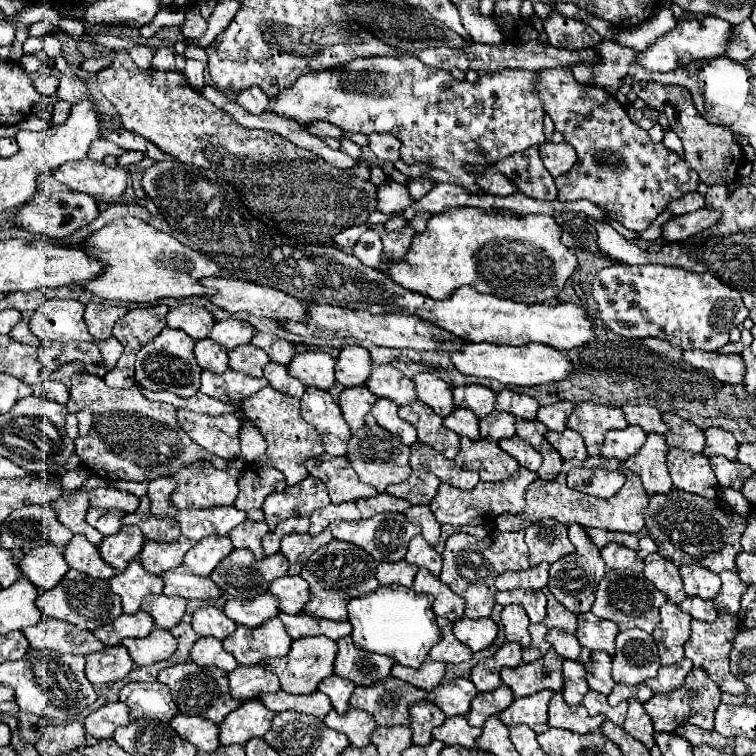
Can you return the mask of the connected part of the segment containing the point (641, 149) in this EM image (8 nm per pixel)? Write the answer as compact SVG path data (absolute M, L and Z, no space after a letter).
M570 69L540 71L538 75L536 89L544 99L544 111L578 155L576 167L554 181L560 201L588 199L626 229L644 231L668 203L696 191L700 181L696 171L662 143L654 143L648 131L630 121L612 95L594 85L588 85L586 93L586 87L574 79Z

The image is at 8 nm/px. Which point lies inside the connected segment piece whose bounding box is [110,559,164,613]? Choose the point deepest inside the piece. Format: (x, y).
(132, 585)

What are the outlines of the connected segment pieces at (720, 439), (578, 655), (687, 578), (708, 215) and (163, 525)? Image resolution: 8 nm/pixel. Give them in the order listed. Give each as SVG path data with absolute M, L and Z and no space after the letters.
M710 427L704 431L706 435L706 445L704 445L704 455L724 455L730 461L736 461L736 453L738 453L738 443L734 439L732 433L718 429L718 427Z
M550 629L548 631L548 643L564 659L572 659L572 661L580 661L580 663L586 663L590 659L590 649L582 647L574 635L570 635L562 629Z
M682 565L680 577L684 581L686 595L714 599L716 593L720 591L720 577L702 565Z
M704 209L704 211L696 211L696 213L686 213L686 215L676 215L672 217L668 223L662 225L662 239L664 241L684 241L704 229L710 227L710 223L714 223L716 215L712 215L712 211Z
M128 513L122 517L124 525L136 525L142 529L146 539L152 541L176 541L180 537L180 531L176 531L176 523L168 523L166 519L152 519L152 515L134 515Z

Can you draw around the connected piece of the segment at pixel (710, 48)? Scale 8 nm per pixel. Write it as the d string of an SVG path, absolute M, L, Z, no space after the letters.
M712 15L682 21L672 31L668 31L660 39L656 39L650 47L646 47L644 51L638 51L634 61L648 71L666 73L666 71L674 71L678 67L686 67L688 63L698 61L698 59L720 57L720 55L724 55L724 43L728 43L728 27L730 27L728 21L716 19Z

